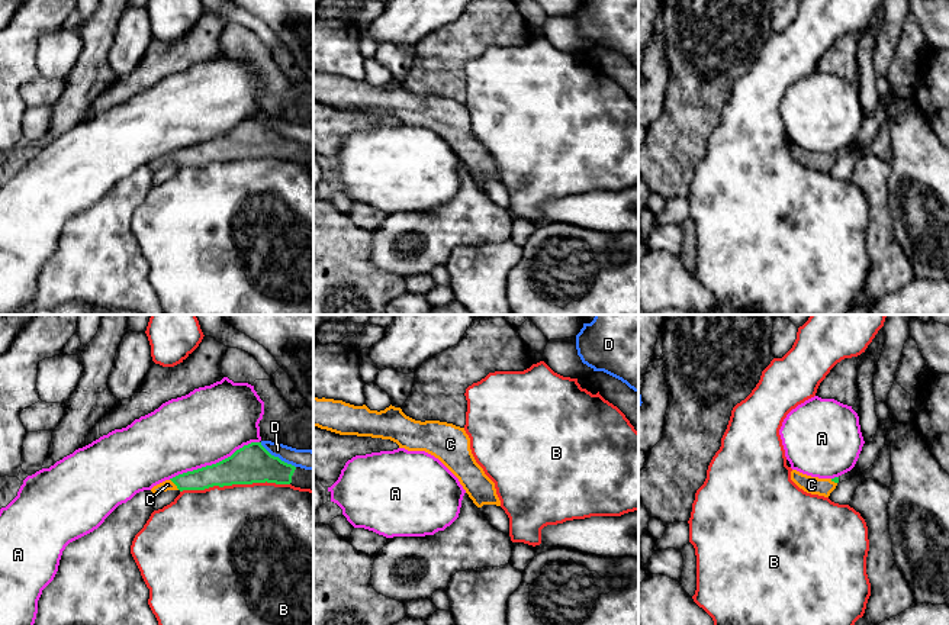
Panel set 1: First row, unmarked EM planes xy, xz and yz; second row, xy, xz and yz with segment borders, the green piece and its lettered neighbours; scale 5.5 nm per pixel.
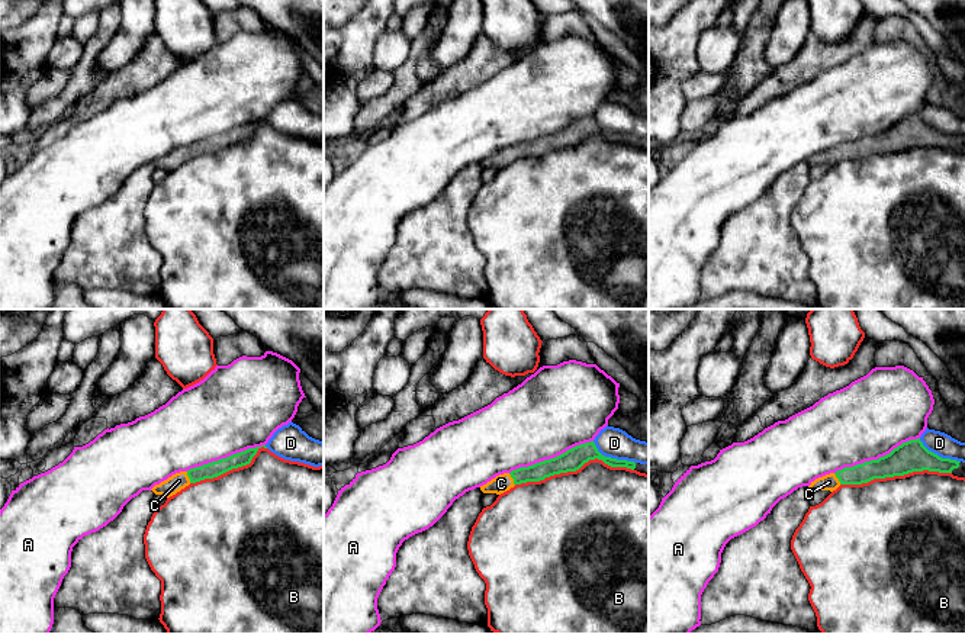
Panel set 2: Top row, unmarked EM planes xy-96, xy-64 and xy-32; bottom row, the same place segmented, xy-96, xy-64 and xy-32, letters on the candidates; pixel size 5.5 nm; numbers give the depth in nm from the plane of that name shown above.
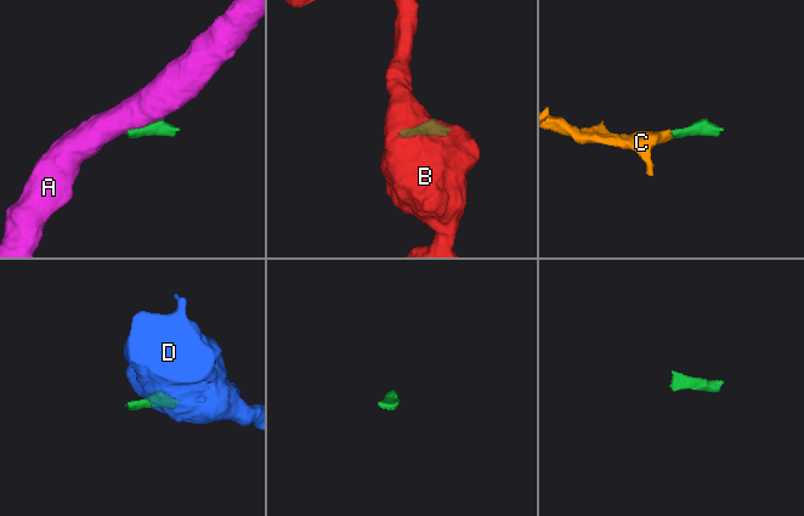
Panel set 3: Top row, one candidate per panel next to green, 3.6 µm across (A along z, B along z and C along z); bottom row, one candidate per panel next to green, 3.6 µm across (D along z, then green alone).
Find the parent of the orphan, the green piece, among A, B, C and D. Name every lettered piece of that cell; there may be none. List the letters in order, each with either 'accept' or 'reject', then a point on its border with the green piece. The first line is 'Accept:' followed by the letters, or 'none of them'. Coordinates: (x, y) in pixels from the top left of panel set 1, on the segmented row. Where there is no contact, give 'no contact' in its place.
Accept: C
A: reject | xy (214, 464)
B: reject | xy (234, 483)
C: accept | xy (174, 483)
D: reject | xy (277, 457)

